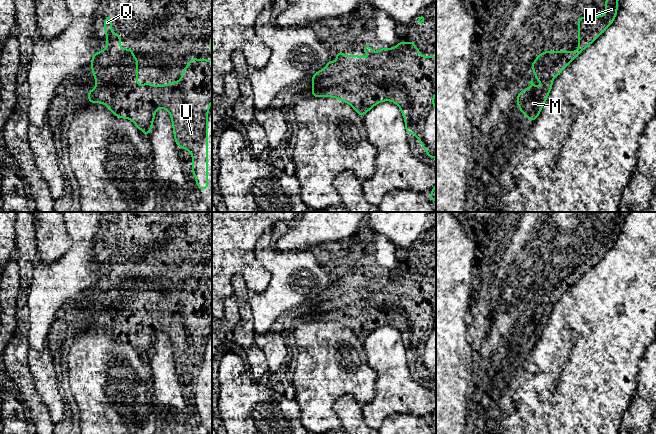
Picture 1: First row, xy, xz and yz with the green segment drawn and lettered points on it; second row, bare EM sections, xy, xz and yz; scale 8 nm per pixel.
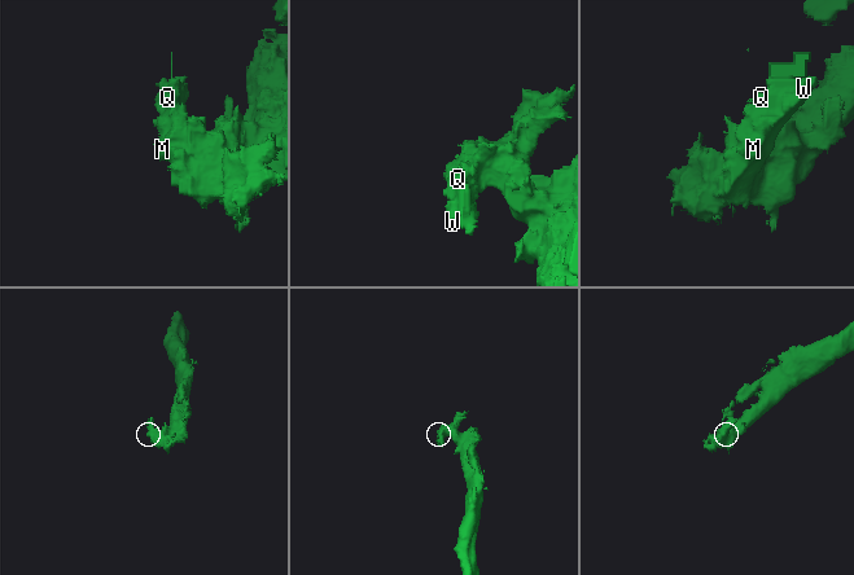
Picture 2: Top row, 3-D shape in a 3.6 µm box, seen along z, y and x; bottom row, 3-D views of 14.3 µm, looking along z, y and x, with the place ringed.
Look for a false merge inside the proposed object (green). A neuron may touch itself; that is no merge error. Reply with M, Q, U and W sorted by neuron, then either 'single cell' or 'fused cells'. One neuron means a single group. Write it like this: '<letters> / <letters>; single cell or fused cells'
M Q U W; single cell

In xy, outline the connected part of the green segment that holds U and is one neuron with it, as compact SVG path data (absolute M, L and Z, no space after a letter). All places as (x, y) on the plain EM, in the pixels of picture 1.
M112 240L104 244L104 254L107 269L101 276L96 276L92 280L91 292L95 301L95 312L87 318L89 327L102 327L118 342L130 343L138 353L149 360L156 334L166 333L172 344L175 367L178 371L185 372L192 378L192 396L195 400L198 413L201 415L209 411L208 407L208 335L212 326L212 285L207 283L191 282L185 293L181 295L181 304L173 305L167 309L151 309L145 306L138 310L138 282L133 280L133 271L124 273L120 270L122 259L112 256Z

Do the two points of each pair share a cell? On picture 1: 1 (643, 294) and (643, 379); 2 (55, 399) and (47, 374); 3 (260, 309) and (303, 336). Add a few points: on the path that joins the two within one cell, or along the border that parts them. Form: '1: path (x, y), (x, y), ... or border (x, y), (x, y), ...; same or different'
1: border (645, 352), (640, 362), (637, 379); different
2: path (49, 393), (47, 380); same
3: border (273, 323), (288, 314), (294, 326), (300, 324); different

